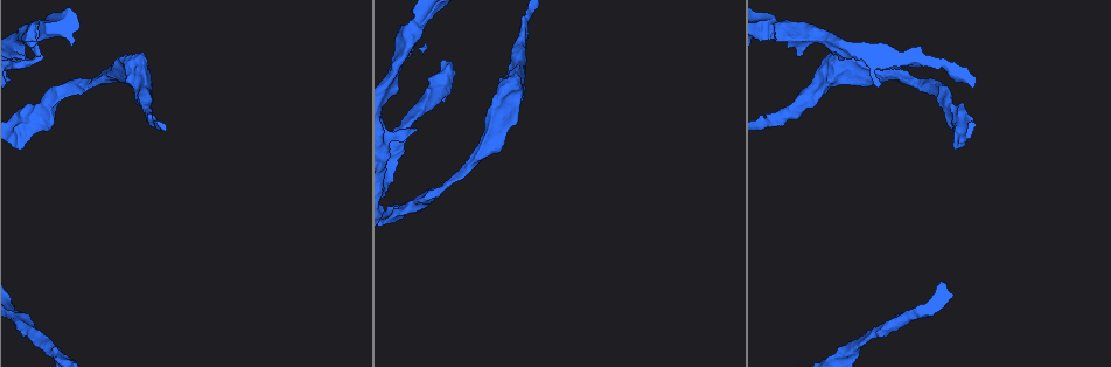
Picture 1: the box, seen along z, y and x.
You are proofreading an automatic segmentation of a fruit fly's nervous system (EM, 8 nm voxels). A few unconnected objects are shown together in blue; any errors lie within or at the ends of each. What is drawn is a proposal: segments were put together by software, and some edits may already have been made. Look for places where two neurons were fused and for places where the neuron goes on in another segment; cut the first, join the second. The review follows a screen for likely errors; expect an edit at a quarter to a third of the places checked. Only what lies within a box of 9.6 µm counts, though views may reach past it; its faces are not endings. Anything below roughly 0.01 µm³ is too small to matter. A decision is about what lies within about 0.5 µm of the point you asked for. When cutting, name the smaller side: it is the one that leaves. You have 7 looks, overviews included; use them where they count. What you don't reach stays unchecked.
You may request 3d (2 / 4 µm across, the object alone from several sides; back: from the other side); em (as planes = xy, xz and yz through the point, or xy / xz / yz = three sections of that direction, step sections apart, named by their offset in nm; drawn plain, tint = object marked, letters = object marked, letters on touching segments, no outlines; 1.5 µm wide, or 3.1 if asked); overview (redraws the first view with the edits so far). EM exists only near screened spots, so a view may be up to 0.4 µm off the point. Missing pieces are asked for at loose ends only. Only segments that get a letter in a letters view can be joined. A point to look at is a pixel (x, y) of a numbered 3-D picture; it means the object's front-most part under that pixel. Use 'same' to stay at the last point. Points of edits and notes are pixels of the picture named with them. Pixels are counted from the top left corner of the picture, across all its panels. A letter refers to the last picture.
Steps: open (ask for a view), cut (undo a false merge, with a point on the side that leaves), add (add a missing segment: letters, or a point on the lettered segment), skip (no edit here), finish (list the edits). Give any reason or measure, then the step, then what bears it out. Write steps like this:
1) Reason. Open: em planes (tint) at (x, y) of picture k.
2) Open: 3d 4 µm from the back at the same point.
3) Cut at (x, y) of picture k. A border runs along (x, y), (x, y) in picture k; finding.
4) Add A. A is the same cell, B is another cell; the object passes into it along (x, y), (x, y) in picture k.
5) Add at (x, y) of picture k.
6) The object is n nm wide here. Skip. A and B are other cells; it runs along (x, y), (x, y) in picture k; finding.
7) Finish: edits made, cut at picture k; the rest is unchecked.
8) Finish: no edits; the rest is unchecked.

Sudden change in width. Open: em yz step 8 (tint) at (853, 351) of picture 1.

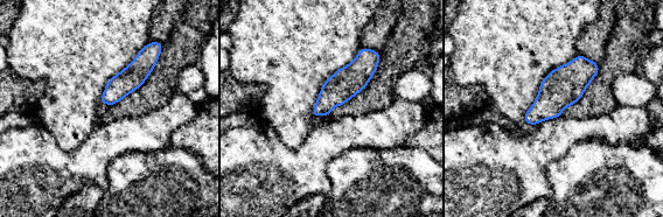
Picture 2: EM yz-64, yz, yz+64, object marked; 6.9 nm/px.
Cut it another way. Open: em planes (tint) at the same point.

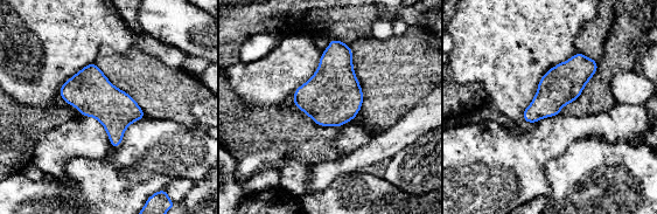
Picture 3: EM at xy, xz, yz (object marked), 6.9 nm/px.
Open: em planes (letters) at the same point.

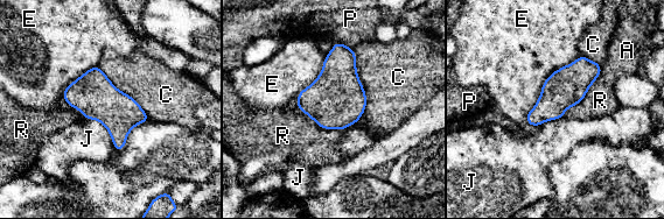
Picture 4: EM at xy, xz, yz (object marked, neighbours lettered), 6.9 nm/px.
Skip. A, C, E, J, P and R are other cells; a border runs along (83, 117), (97, 119), (117, 150) in picture 4; continuous, no second neuron.

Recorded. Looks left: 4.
Thick turns thin. Open: em xz step 4 (letters) at (482, 150) of picture 1.

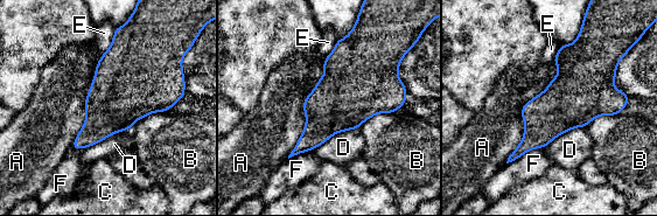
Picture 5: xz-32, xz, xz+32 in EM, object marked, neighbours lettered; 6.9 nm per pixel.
Cut it another way. Open: em planes (letters) at the same point.

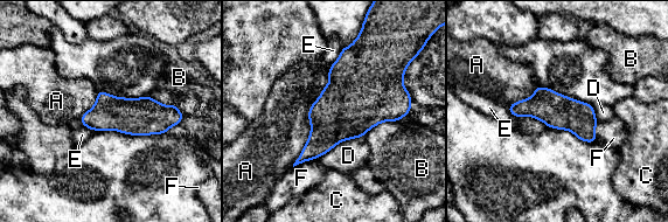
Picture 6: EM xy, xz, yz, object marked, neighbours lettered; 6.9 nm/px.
The object is 240 nm wide here. Skip. A, B, C, D, E and F are other cells; it runs along (180, 116), (83, 119) in picture 6; one neuron here.

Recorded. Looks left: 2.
Stops while still wide. Open: em planes (letters) at (802, 54) of picture 1.

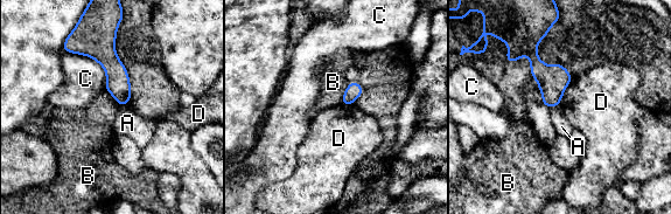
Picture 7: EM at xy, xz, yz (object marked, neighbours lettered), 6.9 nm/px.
Skip. A, B, C and D are other cells; it runs along (68, 47), (92, 47), (126, 101) in picture 7; no lettered segment goes on from it.

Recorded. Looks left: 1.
Finish: no edits; the rest is unchecked.

